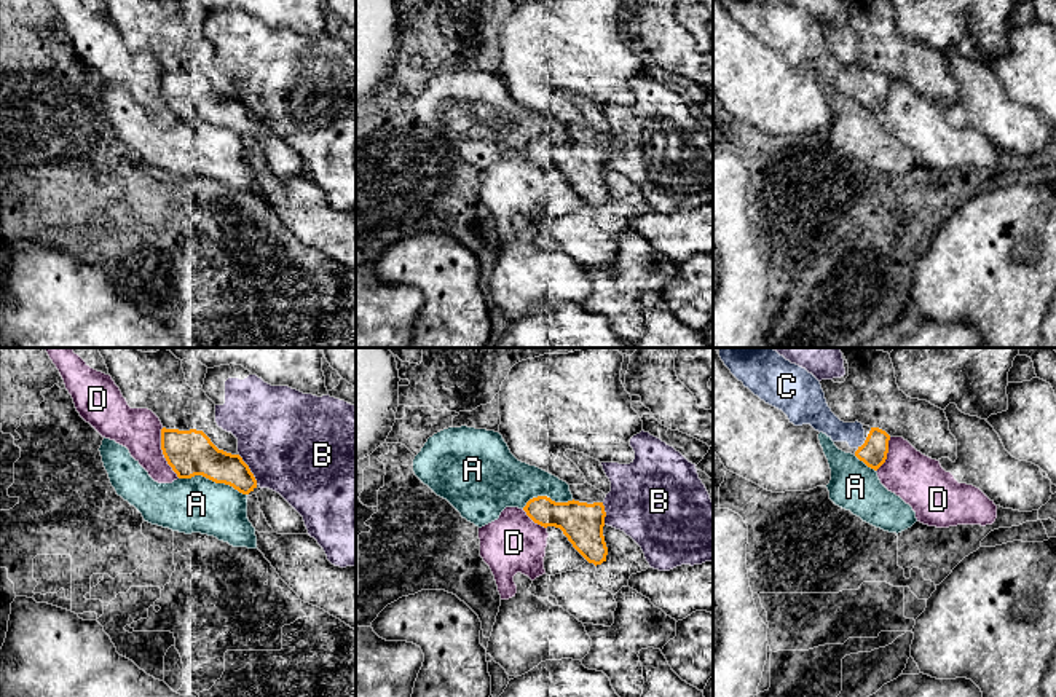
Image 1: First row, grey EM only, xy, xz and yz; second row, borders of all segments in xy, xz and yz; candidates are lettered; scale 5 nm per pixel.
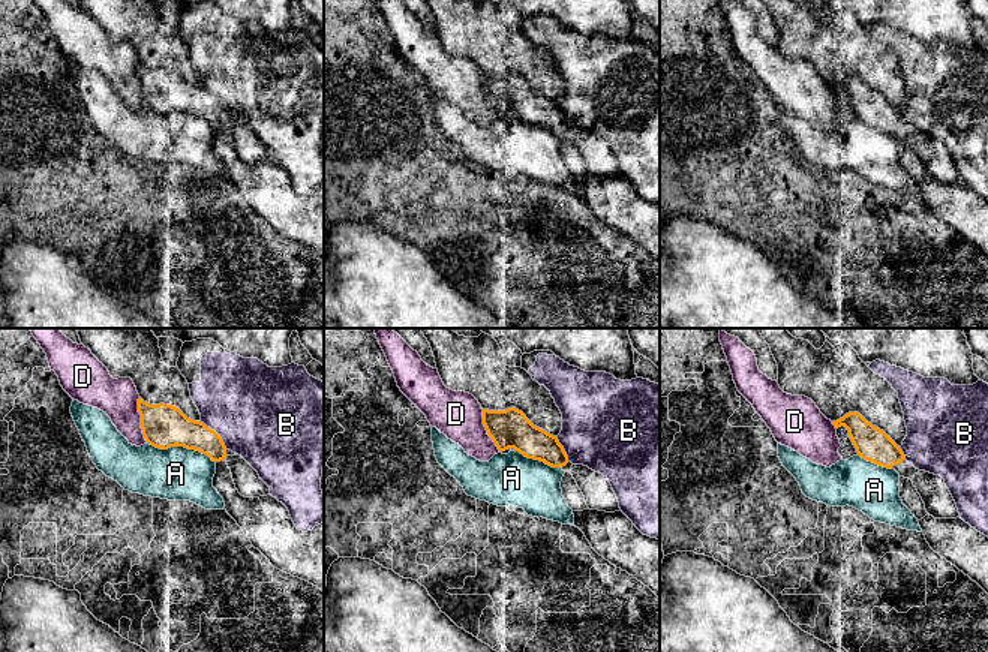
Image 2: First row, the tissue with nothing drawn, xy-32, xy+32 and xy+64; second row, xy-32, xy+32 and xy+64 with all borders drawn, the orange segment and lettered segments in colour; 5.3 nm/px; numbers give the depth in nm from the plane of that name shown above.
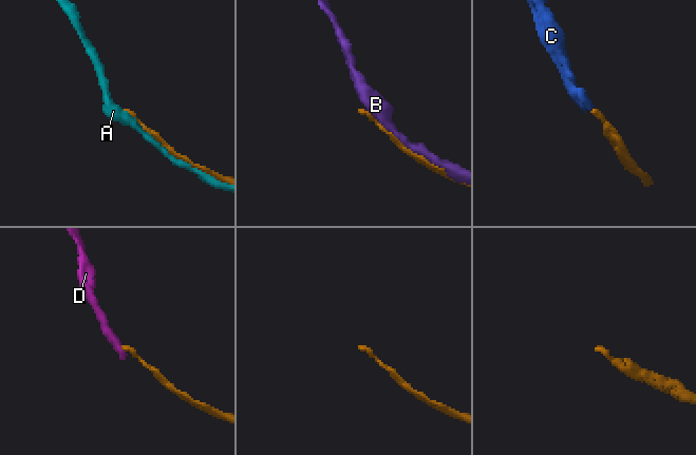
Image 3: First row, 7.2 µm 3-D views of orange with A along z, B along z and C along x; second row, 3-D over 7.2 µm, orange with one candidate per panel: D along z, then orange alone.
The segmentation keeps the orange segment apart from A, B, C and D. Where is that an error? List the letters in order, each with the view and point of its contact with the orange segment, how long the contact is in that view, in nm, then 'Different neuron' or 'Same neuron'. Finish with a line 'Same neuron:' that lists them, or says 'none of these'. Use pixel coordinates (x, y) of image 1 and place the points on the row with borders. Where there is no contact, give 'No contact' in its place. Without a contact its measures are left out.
A: Touches orange at xy (212, 480). Shared border 360 nm. Different neuron
B: Touches orange at xy (249, 469). Shared border 180 nm. Different neuron
C: Touches orange at yz (863, 444). Shared border 70 nm. Same neuron
D: Touches orange at xy (163, 453). Shared border 280 nm. Different neuron
Same neuron: C

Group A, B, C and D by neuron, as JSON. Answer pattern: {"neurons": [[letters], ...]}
{"neurons": [["A"], ["B"], ["C"], ["D"]]}

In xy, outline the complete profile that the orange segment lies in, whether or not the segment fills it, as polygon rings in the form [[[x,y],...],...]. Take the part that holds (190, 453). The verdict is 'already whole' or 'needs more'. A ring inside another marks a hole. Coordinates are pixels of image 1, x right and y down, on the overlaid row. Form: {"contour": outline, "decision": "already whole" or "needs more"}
{"contour": [[[163,427],[161,450],[179,478],[203,475],[242,494],[257,488],[257,480],[242,458],[219,450],[203,431]]], "decision": "already whole"}

